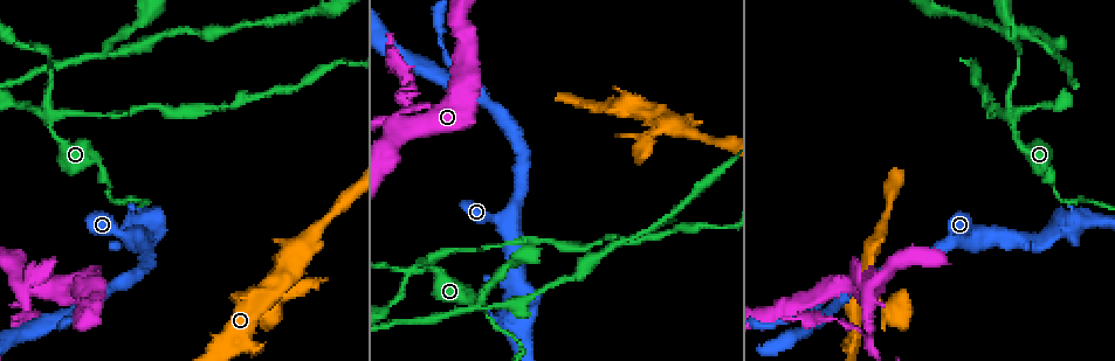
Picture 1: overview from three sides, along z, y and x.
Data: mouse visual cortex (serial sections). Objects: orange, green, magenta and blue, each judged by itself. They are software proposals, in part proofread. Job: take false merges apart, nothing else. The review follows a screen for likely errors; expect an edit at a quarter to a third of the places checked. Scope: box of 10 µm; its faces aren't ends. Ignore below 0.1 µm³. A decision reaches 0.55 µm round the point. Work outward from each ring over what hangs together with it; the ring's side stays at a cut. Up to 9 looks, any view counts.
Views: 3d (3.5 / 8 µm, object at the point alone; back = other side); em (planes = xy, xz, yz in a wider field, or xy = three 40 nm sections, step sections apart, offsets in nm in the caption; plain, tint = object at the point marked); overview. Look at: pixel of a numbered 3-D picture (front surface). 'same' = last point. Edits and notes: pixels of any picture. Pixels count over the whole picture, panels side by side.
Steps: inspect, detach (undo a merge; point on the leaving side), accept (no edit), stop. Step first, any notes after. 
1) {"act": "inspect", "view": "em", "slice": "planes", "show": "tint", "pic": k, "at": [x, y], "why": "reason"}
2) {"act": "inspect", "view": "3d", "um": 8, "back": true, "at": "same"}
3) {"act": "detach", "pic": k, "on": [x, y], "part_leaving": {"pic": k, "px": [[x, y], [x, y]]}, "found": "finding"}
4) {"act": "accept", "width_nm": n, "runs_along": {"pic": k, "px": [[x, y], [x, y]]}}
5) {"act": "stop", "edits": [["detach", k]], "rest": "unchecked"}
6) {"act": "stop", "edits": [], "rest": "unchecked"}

{"act": "inspect", "view": "3d", "um": 3.5, "pic": 1, "at": [868, 332], "why": "sudden change in width"}

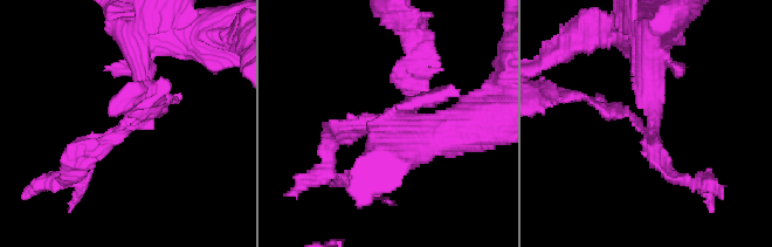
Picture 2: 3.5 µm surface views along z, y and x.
{"act": "inspect", "view": "em", "slice": "xy", "step": 3, "show": "tint", "pic": 2, "at": [128, 123], "arms": 3, "arm_widths_nm": [150, 200, 250]}

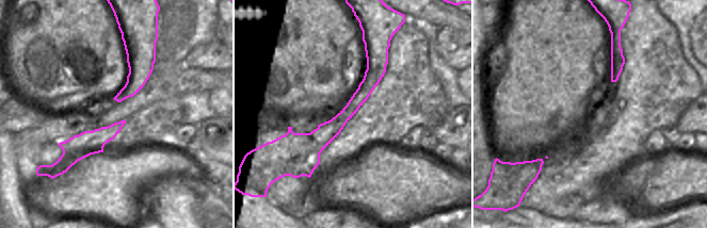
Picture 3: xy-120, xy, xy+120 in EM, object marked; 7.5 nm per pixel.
{"act": "accept", "runs_along": {"pic": 2, "px": [[645, 48], [648, 128], [591, 102]]}, "found": "continuous, no second cell"}

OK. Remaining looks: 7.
{"act": "inspect", "view": "3d", "um": 8, "pic": 1, "at": [1012, 121], "why": "abrupt turn"}

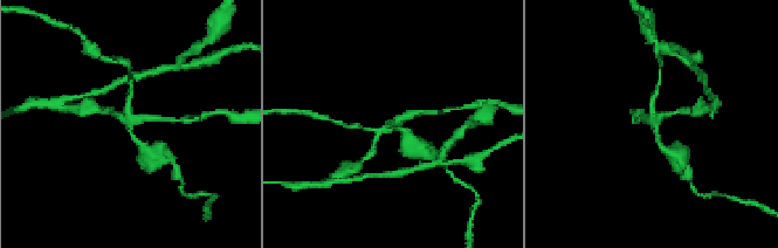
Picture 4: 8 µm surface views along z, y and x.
{"act": "inspect", "view": "em", "slice": "xy", "step": 1, "show": "tint", "at": "same", "arms": 4, "arm_widths_nm": [150, 200, 200, 200]}

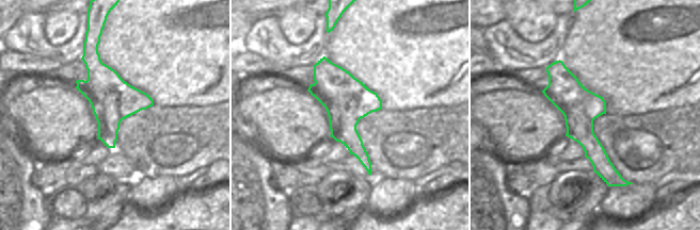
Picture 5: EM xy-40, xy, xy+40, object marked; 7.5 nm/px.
{"act": "detach", "pic": 4, "on": [109, 110], "border": {"pic": 5, "px": [[90, 102], [113, 91], [122, 119]]}, "found": "a second cell is stuck on"}

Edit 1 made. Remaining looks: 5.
{"act": "inspect", "view": "3d", "um": 3.5, "pic": 1, "at": [104, 179], "why": "sharp bend"}

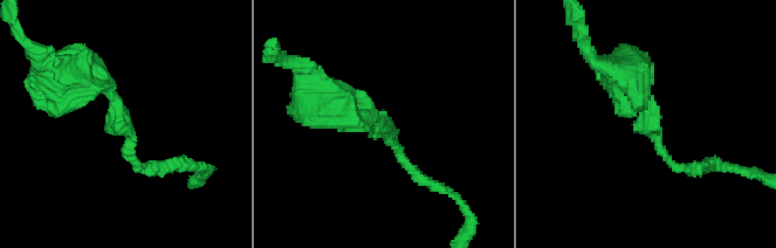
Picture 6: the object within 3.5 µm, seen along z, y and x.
{"act": "inspect", "view": "em", "slice": "xy", "step": 1, "show": "tint", "pic": 6, "at": [651, 119], "arm_widths_nm": [150, 400]}

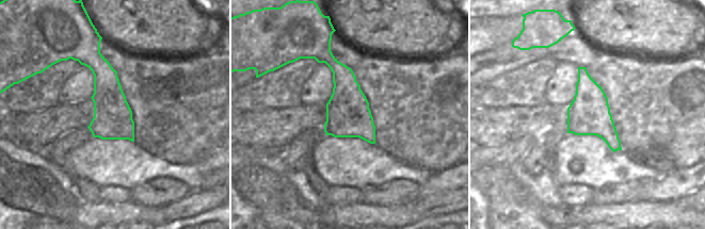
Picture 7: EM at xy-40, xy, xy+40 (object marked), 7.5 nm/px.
{"act": "accept", "width_nm": 340, "runs_along": {"pic": 7, "px": [[94, 44], [112, 117], [131, 137]]}, "found": "one cell here"}

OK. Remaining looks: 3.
{"act": "inspect", "view": "em", "slice": "xy", "step": 1, "show": "tint", "pic": 1, "at": [845, 299], "why": "small branch off a trunk"}

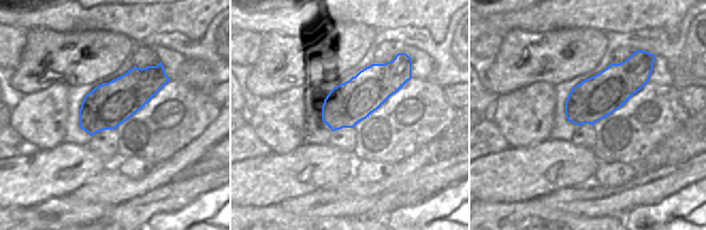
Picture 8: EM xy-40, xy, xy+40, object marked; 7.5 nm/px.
{"act": "inspect", "view": "3d", "um": 3.5, "at": "same", "why": "wider look"}

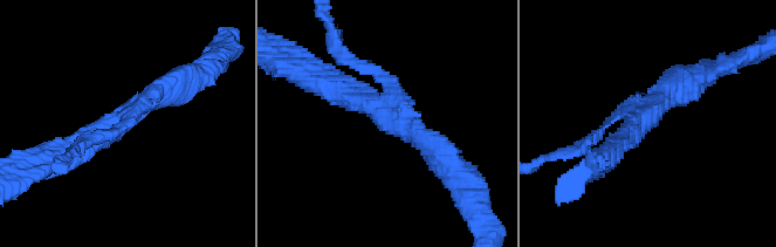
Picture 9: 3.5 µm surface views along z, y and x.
{"act": "detach", "pic": 9, "on": [357, 63], "arms": 3, "part_leaving": {"pic": 9, "px": [[391, 103], [384, 79], [337, 49], [330, 28]]}, "found": "two cells meet here"}

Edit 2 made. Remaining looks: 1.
{"act": "stop", "edits": [["detach", 4], ["detach", 9]], "rest": "unchecked"}

